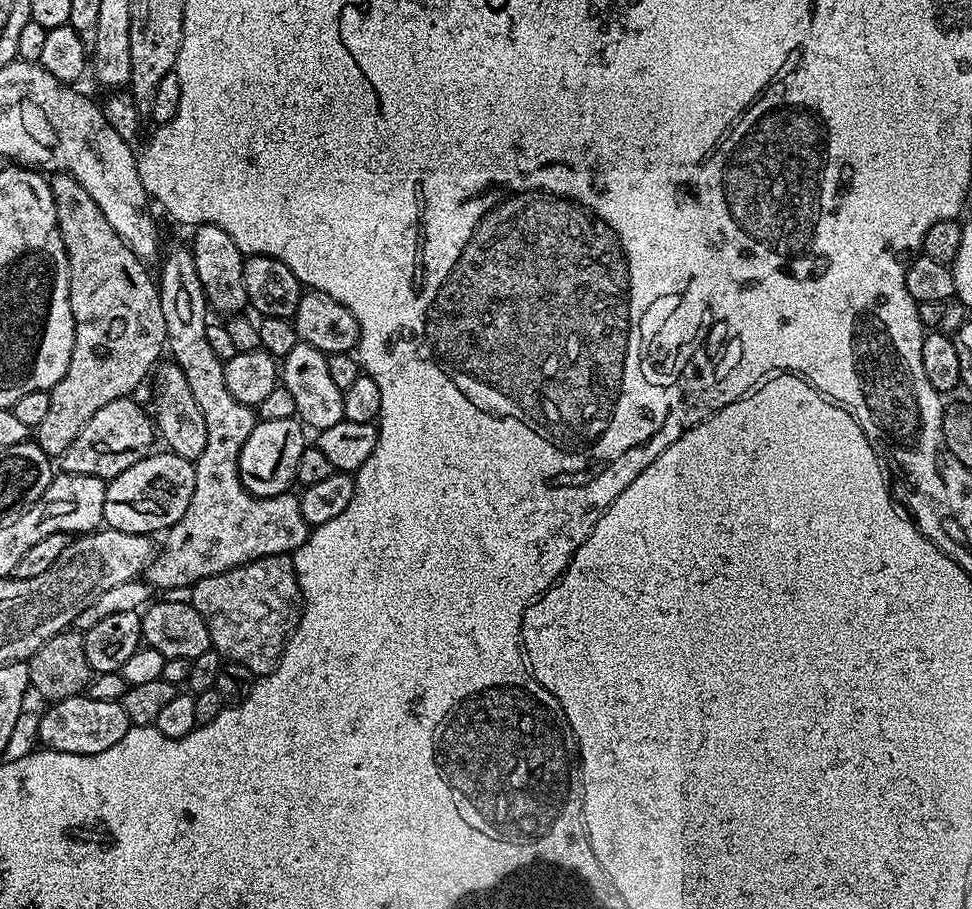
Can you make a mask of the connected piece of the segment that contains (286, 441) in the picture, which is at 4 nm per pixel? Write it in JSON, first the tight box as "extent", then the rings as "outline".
{"extent":[240,418,306,496],"outline":[[[296,418],[282,422],[260,420],[256,423],[240,451],[240,481],[244,489],[255,496],[285,495],[291,489],[288,487],[293,487],[298,458],[302,458],[302,450],[306,447],[304,432],[305,425]]]}

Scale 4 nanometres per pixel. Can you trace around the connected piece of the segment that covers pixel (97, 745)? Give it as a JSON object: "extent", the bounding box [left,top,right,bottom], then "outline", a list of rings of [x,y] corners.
{"extent":[39,694,130,754],"outline":[[[87,694],[74,698],[55,701],[40,719],[39,743],[45,749],[66,754],[102,754],[102,750],[110,750],[114,742],[122,742],[130,727],[126,718],[126,710],[120,700],[99,701]]]}

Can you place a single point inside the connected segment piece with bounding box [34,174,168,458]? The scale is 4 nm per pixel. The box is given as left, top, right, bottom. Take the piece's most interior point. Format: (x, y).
(119, 333)

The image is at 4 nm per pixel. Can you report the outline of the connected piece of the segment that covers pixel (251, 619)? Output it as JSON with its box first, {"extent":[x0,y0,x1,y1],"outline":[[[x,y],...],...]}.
{"extent":[190,555,304,678],"outline":[[[291,555],[263,556],[249,564],[210,574],[210,578],[202,578],[191,585],[191,590],[190,602],[196,607],[198,614],[206,618],[206,630],[210,630],[212,648],[227,663],[246,666],[246,670],[250,670],[256,678],[270,675],[279,666],[284,647],[288,645],[288,639],[292,637],[292,631],[300,620],[300,613],[304,611],[304,593],[298,586]]]}

